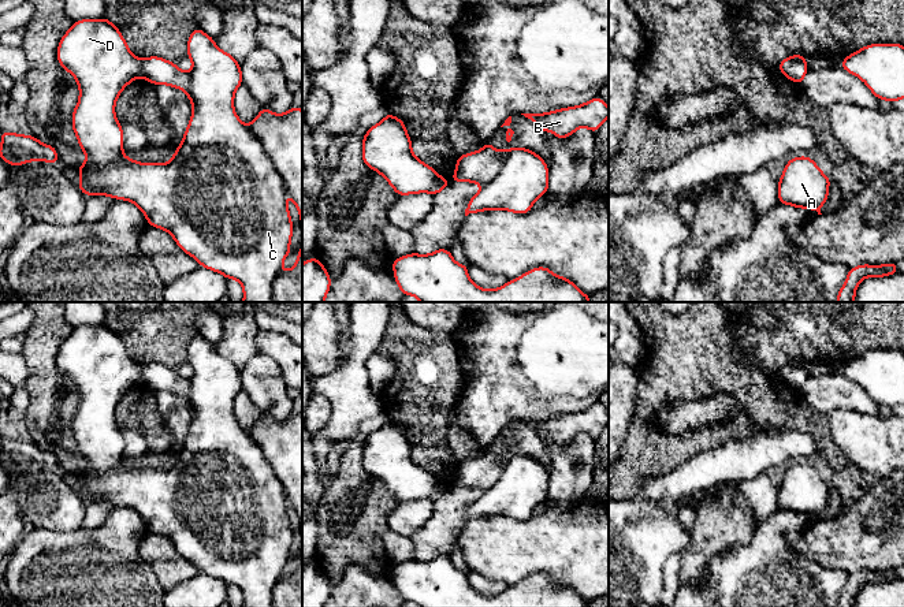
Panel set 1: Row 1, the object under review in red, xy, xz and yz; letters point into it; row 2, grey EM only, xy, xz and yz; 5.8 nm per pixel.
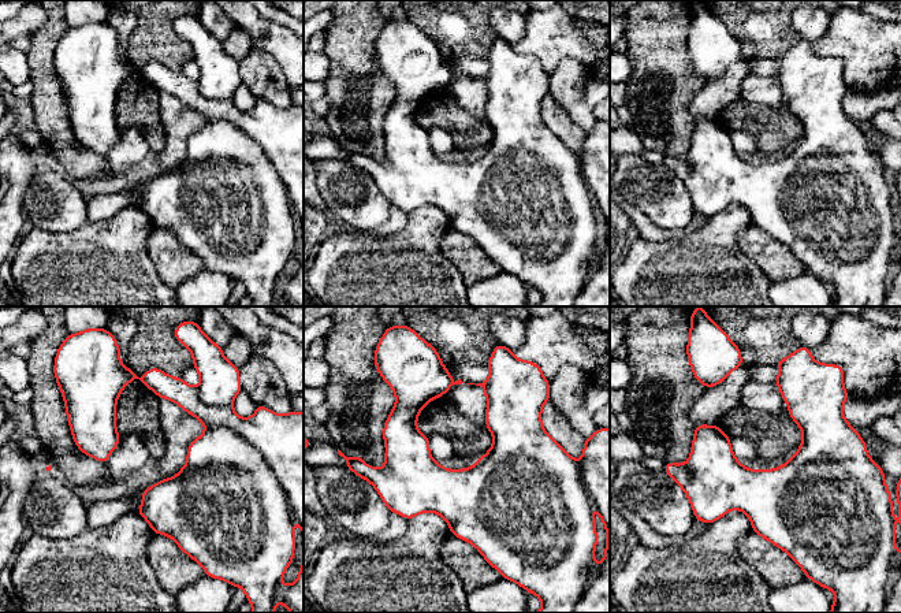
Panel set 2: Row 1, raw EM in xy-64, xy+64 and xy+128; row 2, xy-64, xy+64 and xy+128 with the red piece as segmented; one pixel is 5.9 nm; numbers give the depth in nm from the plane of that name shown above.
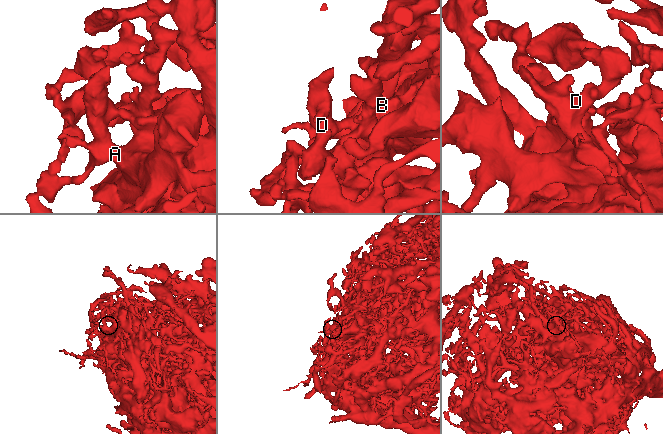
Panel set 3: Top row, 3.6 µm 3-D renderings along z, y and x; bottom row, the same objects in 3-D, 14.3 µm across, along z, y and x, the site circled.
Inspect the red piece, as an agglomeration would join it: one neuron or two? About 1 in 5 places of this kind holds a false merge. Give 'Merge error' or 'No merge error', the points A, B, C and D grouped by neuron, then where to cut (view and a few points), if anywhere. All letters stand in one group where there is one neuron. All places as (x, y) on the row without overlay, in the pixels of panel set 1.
No merge error. Groups: A B C D. No split

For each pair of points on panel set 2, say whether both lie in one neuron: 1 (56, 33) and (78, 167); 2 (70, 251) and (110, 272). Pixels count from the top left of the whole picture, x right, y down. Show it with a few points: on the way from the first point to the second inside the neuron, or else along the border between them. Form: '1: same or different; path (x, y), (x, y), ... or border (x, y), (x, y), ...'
1: same; path (44, 66), (47, 100), (58, 134)
2: same; path (79, 260), (92, 272), (100, 272)

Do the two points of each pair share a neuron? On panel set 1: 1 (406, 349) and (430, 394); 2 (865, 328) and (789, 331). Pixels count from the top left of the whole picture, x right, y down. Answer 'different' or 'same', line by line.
1: same
2: same

